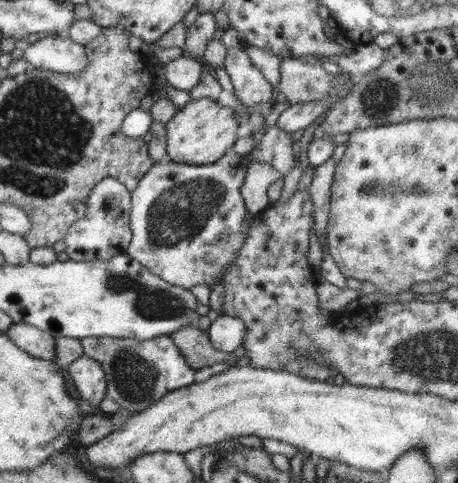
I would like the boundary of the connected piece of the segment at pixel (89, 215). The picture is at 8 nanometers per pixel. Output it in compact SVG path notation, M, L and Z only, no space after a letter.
M104 178L91 188L86 204L84 216L68 229L63 240L69 260L106 261L112 256L125 253L132 238L129 189L115 178Z

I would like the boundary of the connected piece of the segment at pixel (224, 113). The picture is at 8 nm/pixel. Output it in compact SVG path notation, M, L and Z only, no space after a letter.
M185 98L174 117L166 124L167 155L177 163L203 165L221 159L226 151L232 150L239 128L236 113L229 107L211 98Z

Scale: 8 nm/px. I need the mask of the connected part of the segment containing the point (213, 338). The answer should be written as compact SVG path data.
M220 315L208 328L211 345L221 352L235 353L241 350L246 327L241 318Z

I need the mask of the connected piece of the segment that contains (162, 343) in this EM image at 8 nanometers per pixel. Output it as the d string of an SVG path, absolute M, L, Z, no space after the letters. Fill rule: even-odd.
M111 336L79 339L84 355L100 363L106 375L106 394L131 414L145 411L167 392L194 383L198 368L192 368L169 336L150 340L112 338Z

